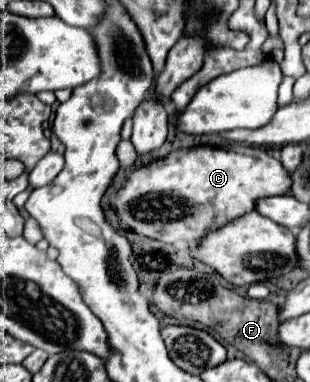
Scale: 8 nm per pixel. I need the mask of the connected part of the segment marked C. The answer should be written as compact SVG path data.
M232 143L226 147L192 147L176 149L162 159L150 161L148 165L134 167L128 171L124 185L116 193L114 211L130 231L170 243L170 245L196 245L206 233L220 229L232 219L254 209L254 201L260 197L286 195L290 191L290 173L280 165L278 159L270 157L266 149L246 147Z

